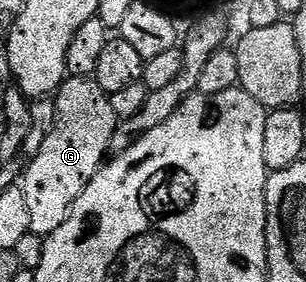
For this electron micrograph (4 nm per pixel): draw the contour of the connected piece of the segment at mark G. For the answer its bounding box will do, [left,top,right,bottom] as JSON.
[22,76,118,238]

